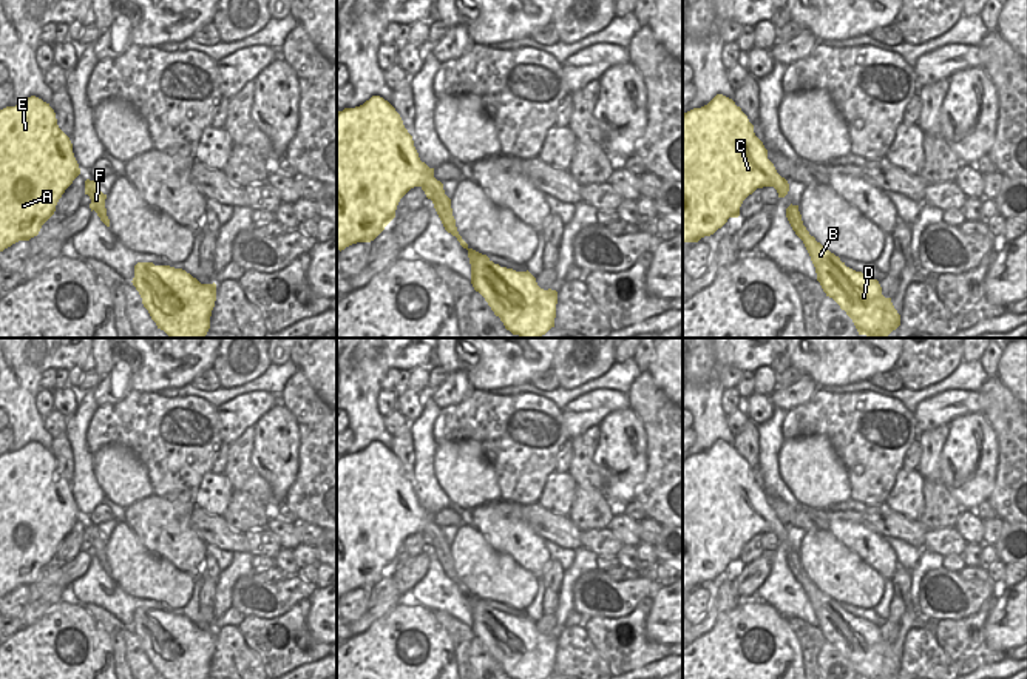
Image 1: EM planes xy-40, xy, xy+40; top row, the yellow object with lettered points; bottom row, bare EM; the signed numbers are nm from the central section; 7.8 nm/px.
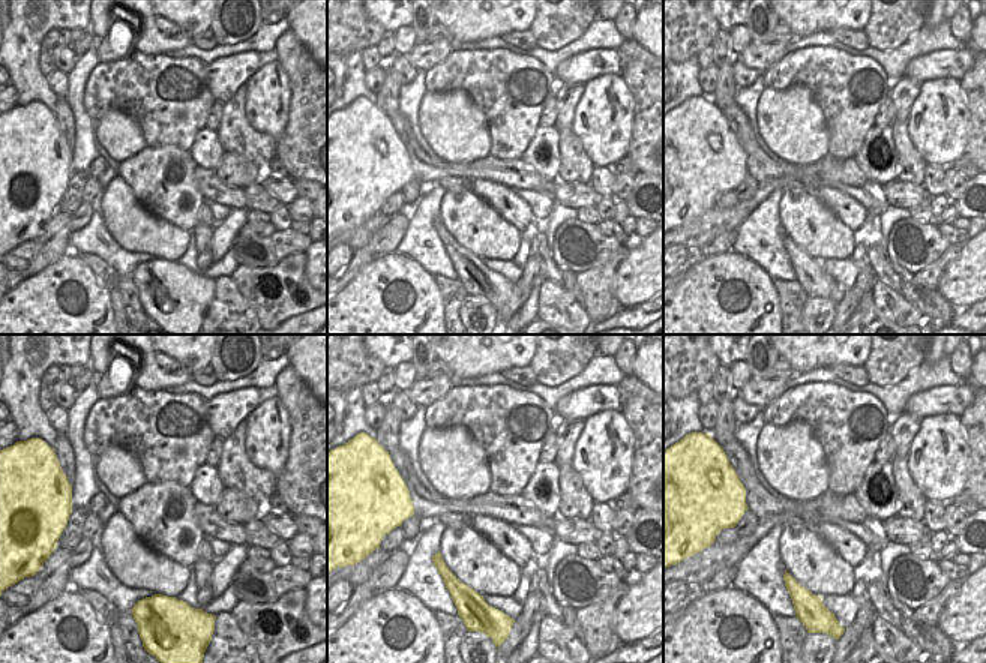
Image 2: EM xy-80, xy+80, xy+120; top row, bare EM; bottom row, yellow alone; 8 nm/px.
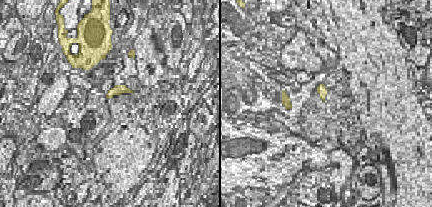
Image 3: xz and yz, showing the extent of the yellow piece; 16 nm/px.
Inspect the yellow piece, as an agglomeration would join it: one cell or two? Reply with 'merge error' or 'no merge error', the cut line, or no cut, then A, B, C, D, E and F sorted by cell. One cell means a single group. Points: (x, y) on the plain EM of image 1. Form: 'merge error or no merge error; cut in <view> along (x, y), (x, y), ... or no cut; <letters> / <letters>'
no merge error; no cut; A B C D E F

